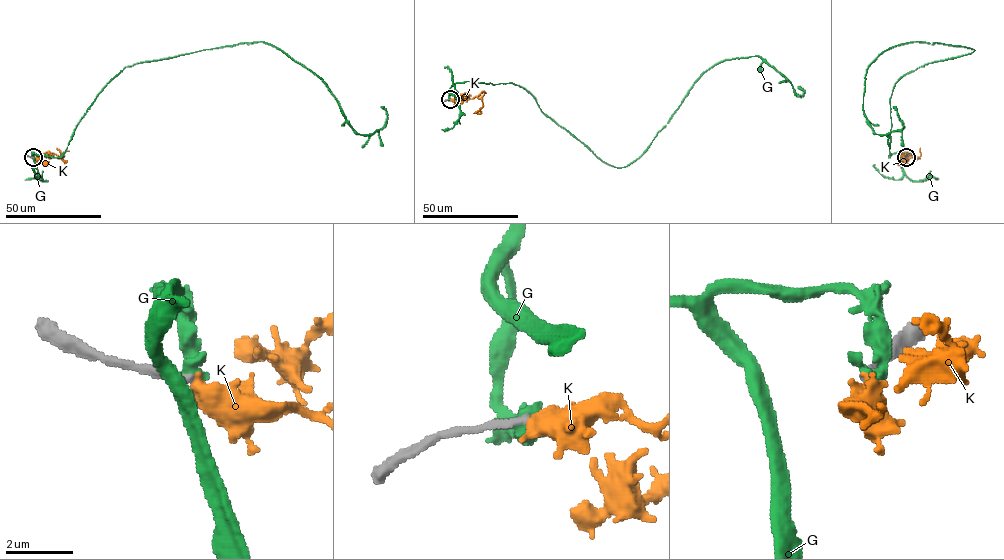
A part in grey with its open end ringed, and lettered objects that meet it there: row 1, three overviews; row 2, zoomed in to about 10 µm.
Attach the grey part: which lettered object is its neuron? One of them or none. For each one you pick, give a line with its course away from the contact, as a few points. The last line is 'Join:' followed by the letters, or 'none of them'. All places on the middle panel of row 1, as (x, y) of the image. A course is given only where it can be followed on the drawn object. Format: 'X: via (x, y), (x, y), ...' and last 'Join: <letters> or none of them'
Join: none of them

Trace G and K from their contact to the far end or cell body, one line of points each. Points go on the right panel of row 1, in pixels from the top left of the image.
G: (906, 157), (888, 157), (895, 84), (974, 49), (883, 51), (863, 95), (875, 133), (903, 128), (894, 107)
K: (906, 157), (905, 159), (903, 153), (905, 161), (912, 163), (920, 156), (920, 148)

